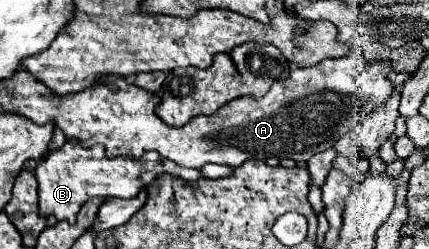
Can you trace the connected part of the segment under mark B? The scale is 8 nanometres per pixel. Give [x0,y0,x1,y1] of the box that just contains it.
[36,139,204,224]

